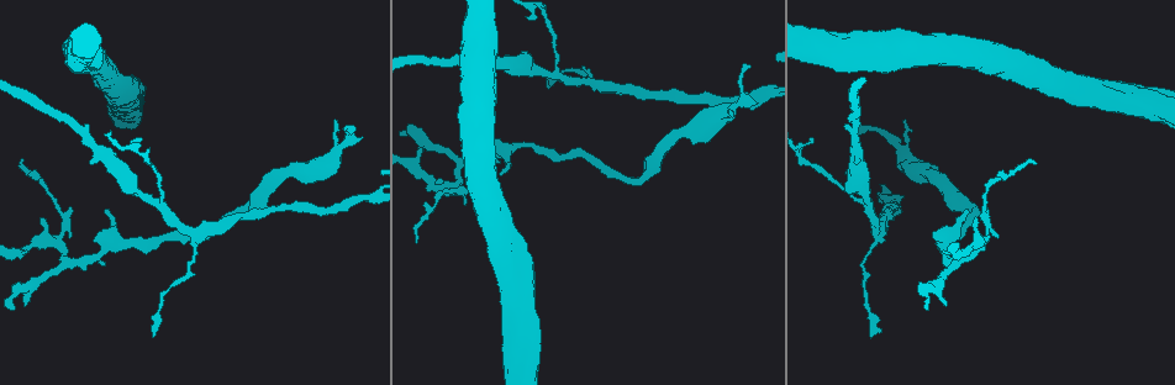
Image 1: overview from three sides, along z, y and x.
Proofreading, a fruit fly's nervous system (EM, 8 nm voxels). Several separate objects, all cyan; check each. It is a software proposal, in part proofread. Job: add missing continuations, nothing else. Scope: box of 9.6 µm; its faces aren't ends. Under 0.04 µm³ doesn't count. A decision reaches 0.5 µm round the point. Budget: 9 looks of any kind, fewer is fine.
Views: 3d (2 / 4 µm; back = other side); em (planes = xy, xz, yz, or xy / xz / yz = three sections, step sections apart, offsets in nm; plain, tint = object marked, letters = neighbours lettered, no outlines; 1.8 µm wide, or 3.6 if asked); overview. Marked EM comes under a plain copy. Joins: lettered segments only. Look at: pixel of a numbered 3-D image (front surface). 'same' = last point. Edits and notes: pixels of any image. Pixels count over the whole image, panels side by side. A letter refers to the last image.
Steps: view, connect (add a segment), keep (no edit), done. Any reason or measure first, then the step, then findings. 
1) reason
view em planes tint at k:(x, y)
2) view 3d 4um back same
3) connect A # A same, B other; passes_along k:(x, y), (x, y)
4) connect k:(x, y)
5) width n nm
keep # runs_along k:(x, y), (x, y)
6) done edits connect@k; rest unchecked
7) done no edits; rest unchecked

free end
view em yz step 8 letters at 1:(946, 305)

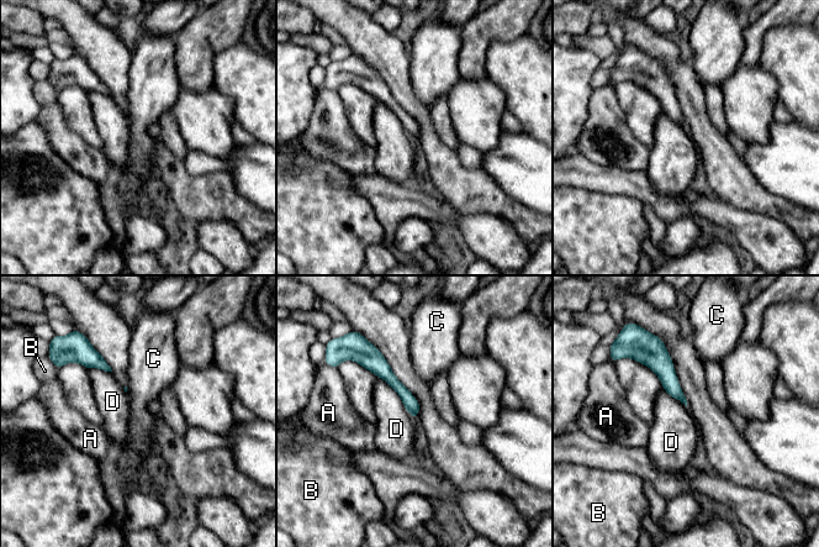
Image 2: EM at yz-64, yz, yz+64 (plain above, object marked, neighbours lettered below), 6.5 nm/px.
longest_contact D 380 nm
keep # A other, B other, C other, D other; border 2:(378, 375), (416, 420); none of them fits

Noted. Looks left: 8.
thin end
view em planes letters at 1:(19, 162)

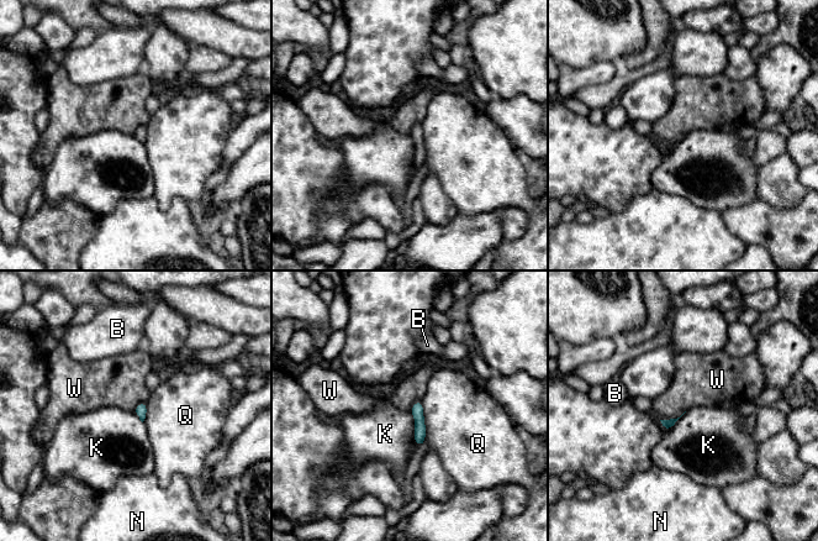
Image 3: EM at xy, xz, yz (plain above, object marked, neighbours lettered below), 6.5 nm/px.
keep # B other, K other, N other, Q other, W other; runs_along 3:(418, 404), (421, 441); none of them fits

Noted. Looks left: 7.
an open end
view em yz step 16 tint at 1:(975, 219)

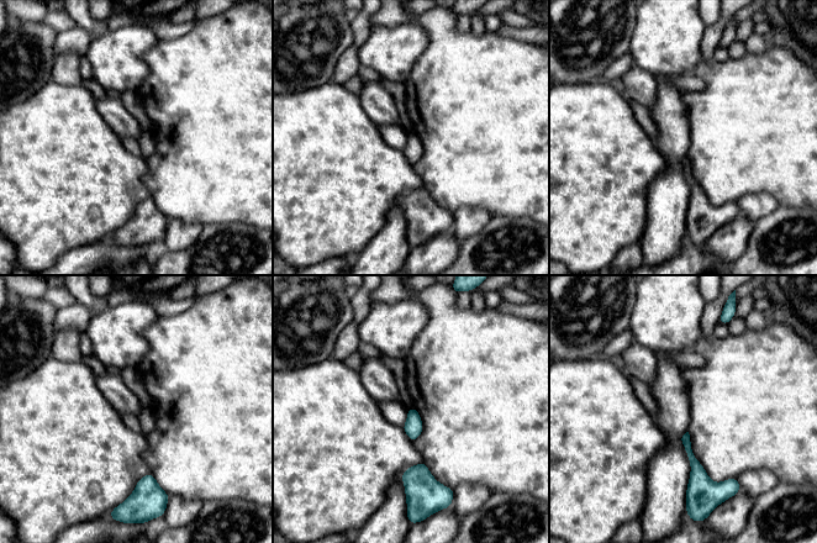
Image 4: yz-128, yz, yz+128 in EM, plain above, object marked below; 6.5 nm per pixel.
cut it another way
view em planes letters same

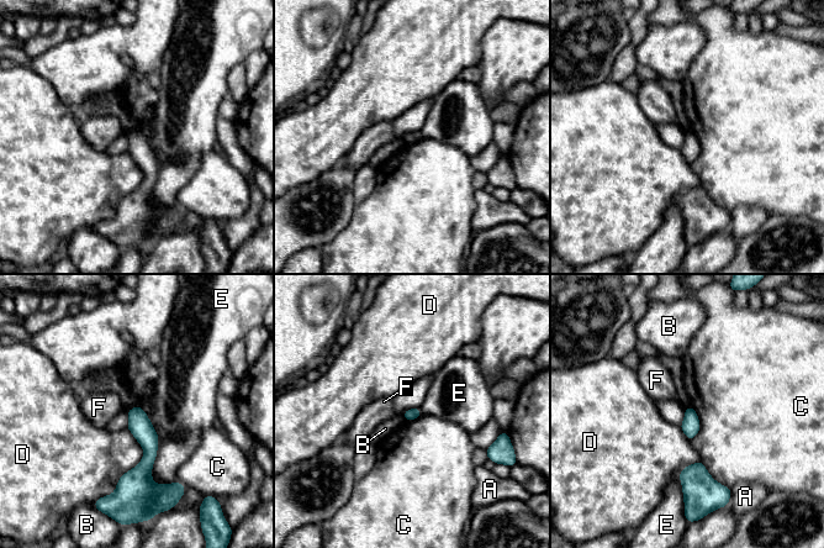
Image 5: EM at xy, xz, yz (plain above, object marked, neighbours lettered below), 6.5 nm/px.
keep # A other, B other, C other, D other, E other, F other; no lettered segment goes on from it

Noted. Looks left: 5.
tapers out
view 3d 4um at 1:(155, 332)

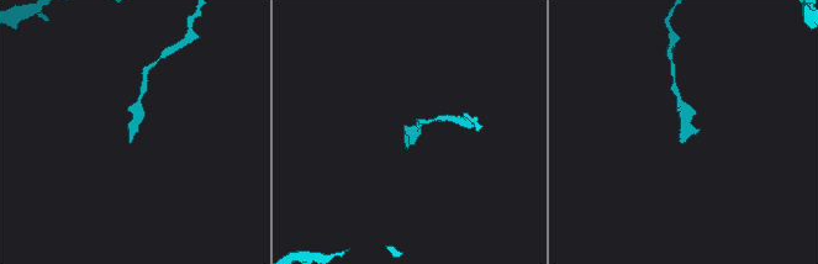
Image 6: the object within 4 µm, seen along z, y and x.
view em planes letters at 6:(698, 130)

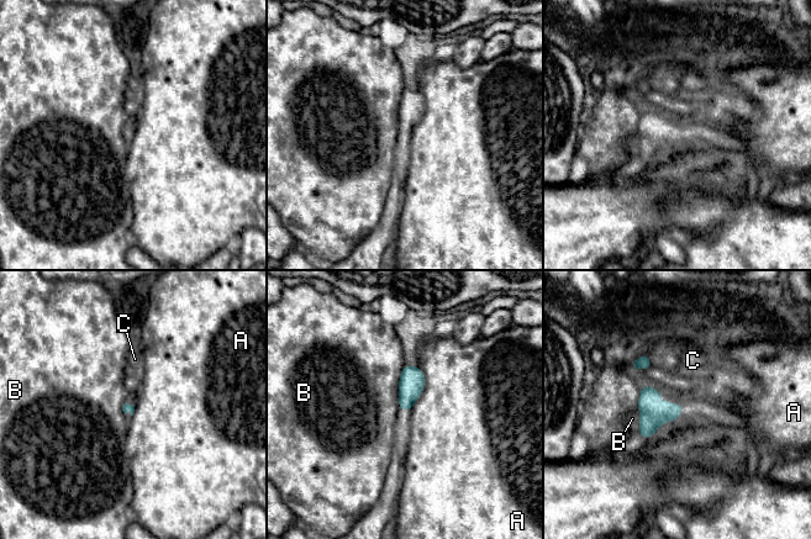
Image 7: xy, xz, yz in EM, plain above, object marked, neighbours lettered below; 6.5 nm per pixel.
longest_contact B 300 nm
keep # A other, B other, C other; no lettered segment goes on from it

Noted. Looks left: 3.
done no edits; rest unchecked

